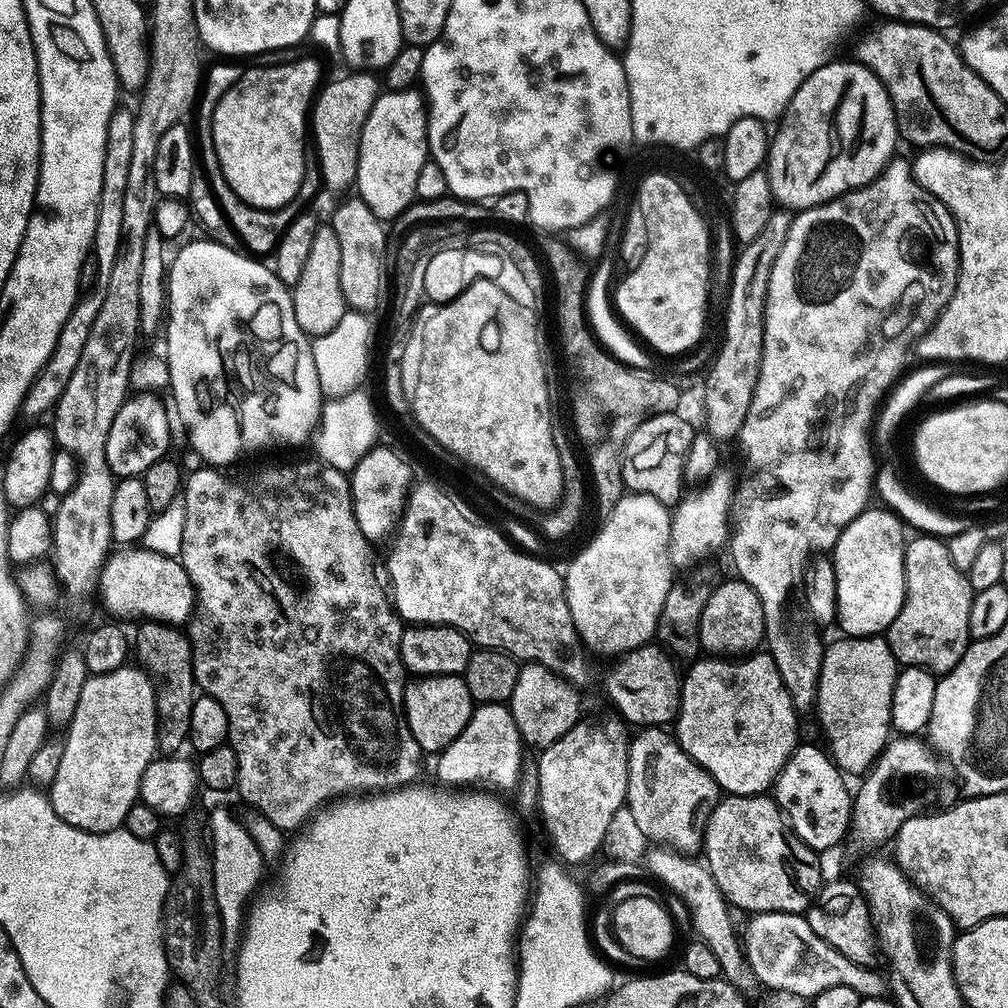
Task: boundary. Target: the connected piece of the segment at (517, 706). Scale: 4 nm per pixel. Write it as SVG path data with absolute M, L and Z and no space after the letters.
M525 663L521 667L510 707L525 745L532 747L533 744L536 750L549 748L578 723L581 719L580 696L575 691L579 692L565 677L551 672L546 666Z

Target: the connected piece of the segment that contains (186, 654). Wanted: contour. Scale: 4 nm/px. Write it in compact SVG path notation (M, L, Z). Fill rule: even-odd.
M144 622L140 629L136 632L136 640L134 636L134 652L140 655L139 663L150 673L156 686L156 747L161 753L176 754L181 751L180 747L188 744L188 735L190 734L190 710L194 710L194 702L198 695L196 679L194 678L194 670L192 669L192 643L188 641L187 635L179 627L163 622Z

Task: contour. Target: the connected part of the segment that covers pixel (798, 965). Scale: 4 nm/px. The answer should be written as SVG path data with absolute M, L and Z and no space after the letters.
M757 912L751 917L748 925L742 928L742 951L765 989L790 992L795 996L815 998L822 990L830 990L830 986L850 986L861 998L880 998L886 992L886 980L879 976L872 966L855 964L846 958L846 954L838 954L834 946L822 942L814 930L810 930L810 922L803 915L794 912Z

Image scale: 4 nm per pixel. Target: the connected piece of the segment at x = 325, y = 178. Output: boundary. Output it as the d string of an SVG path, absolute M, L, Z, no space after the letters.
M352 70L349 73L319 91L310 114L316 138L314 147L319 154L321 183L332 192L350 188L356 181L361 132L380 93L380 80L375 73L368 70Z

